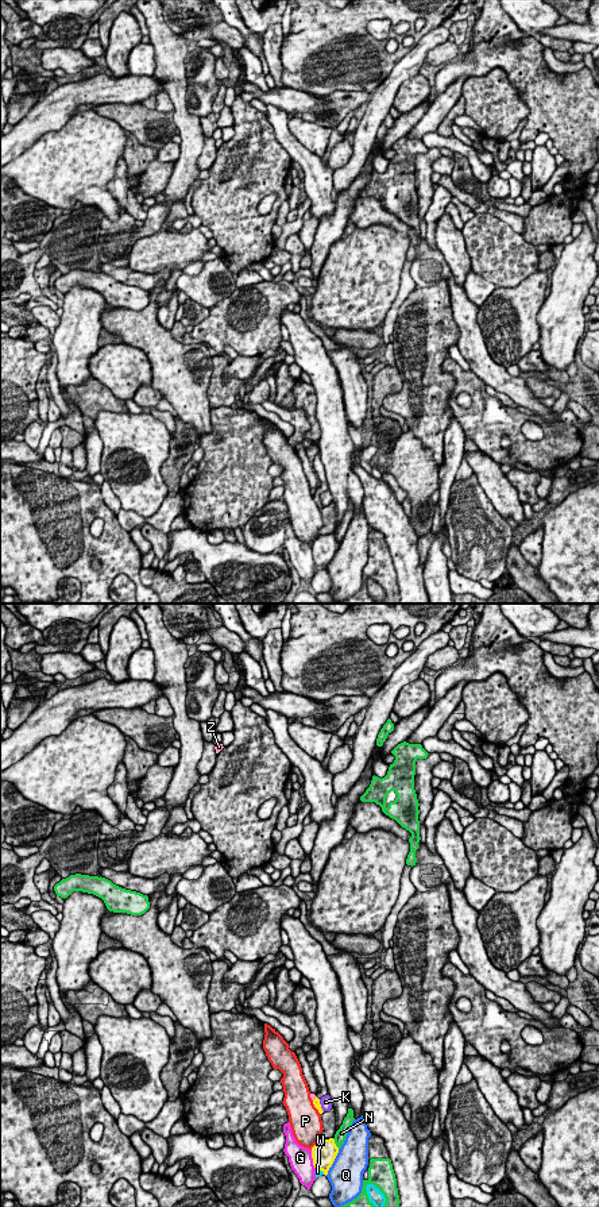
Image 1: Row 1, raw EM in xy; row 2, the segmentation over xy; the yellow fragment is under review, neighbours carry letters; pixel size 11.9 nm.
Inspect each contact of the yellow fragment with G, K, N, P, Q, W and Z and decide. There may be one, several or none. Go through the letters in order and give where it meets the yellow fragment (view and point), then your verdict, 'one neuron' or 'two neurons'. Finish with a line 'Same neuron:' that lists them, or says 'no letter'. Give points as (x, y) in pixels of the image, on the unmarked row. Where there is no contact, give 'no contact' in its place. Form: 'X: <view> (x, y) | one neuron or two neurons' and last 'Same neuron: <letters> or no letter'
G: xy (313, 555) | two neurons
K: xy (320, 501) | two neurons
N: xy (335, 539) | two neurons
P: xy (315, 540) | two neurons
Q: xy (332, 558) | two neurons
W: xy (320, 565) | two neurons
Z: xy (315, 494) | two neurons
Same neuron: no letter

